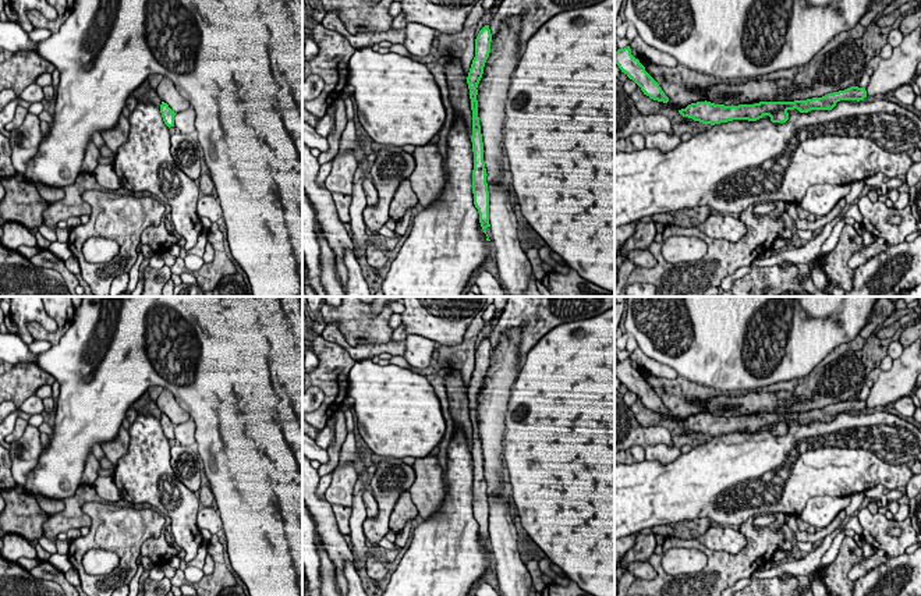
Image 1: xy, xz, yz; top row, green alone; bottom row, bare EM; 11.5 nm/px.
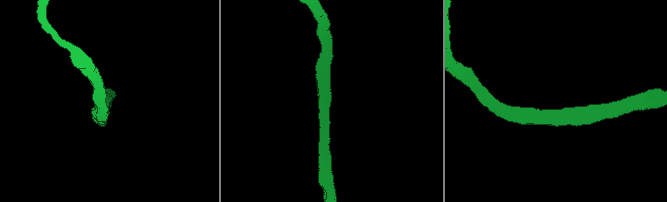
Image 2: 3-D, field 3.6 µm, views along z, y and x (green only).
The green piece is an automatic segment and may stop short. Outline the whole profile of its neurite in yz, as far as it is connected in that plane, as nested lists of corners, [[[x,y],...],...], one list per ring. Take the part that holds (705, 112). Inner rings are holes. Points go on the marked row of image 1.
[[[851,86],[844,91],[828,93],[822,97],[794,102],[759,102],[754,104],[725,106],[711,102],[697,102],[679,110],[683,117],[692,118],[702,124],[720,124],[733,120],[757,121],[764,116],[769,116],[772,123],[786,123],[789,110],[797,109],[800,113],[811,110],[832,110],[840,100],[864,100],[867,97],[865,88]]]

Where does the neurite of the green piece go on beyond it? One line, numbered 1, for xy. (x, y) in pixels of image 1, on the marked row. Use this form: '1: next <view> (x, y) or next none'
1: next none

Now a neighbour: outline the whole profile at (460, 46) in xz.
[[[483,0],[472,7],[465,18],[464,26],[457,33],[440,33],[438,36],[439,45],[436,50],[439,52],[439,61],[444,64],[447,60],[458,60],[461,67],[468,77],[472,60],[475,57],[475,29],[478,22],[490,10],[482,7]]]

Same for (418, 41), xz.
[[[407,22],[404,47],[414,56],[426,56],[435,39],[435,29],[418,24]]]

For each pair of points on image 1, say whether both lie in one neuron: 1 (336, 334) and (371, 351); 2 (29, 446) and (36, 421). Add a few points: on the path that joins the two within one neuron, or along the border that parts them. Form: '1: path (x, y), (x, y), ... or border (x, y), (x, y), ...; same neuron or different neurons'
1: path (344, 343), (353, 351), (362, 351); same neuron
2: border (28, 424), (36, 428); different neurons

